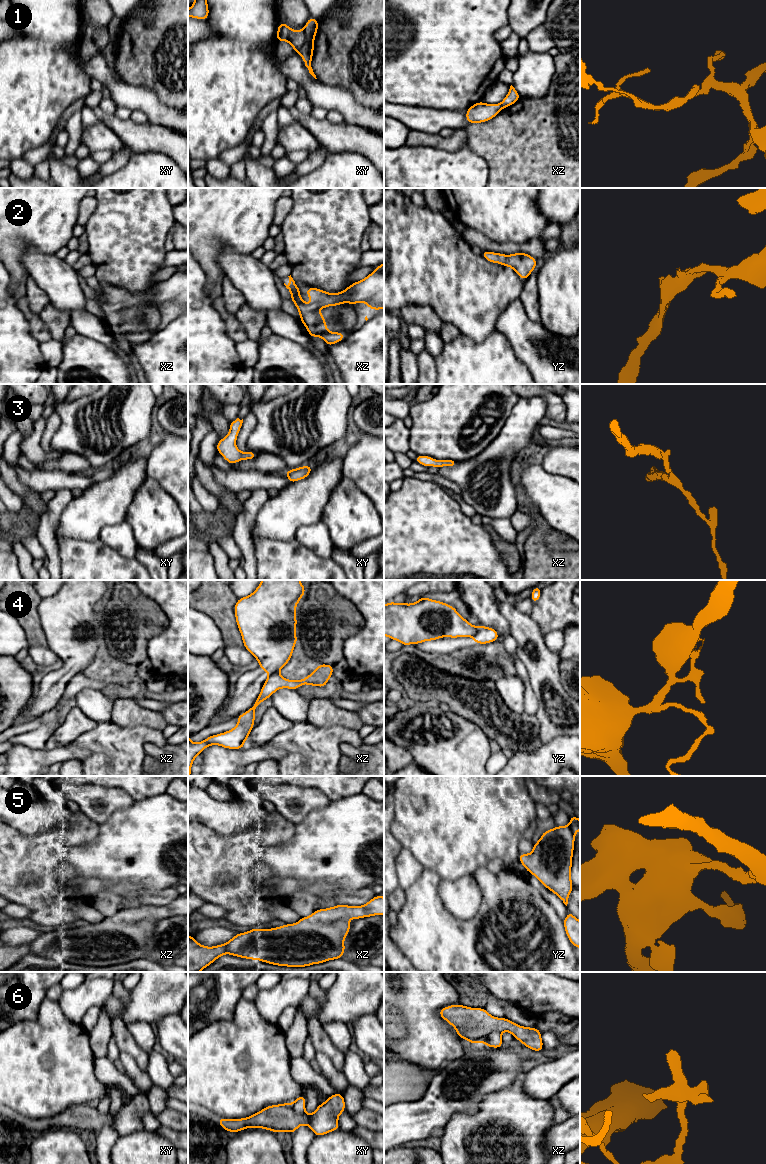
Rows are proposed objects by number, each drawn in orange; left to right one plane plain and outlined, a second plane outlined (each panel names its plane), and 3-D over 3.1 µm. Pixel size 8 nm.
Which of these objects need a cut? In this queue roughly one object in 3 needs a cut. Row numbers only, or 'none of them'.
1, 4, 6

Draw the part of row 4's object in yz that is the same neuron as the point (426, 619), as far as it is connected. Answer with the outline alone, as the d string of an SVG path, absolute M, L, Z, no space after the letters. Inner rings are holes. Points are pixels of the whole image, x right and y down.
M425 596L411 604L390 601L384 605L384 636L400 642L404 646L417 645L443 637L473 637L476 632L477 626L464 619L452 605Z

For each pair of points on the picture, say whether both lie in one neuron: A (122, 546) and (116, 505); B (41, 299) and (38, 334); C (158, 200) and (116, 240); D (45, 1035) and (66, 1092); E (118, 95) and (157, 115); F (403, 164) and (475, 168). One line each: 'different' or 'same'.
A: different
B: same
C: same
D: same
E: same
F: same

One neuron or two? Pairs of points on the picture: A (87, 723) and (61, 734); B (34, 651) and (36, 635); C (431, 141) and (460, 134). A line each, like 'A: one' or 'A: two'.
A: one
B: two
C: one

